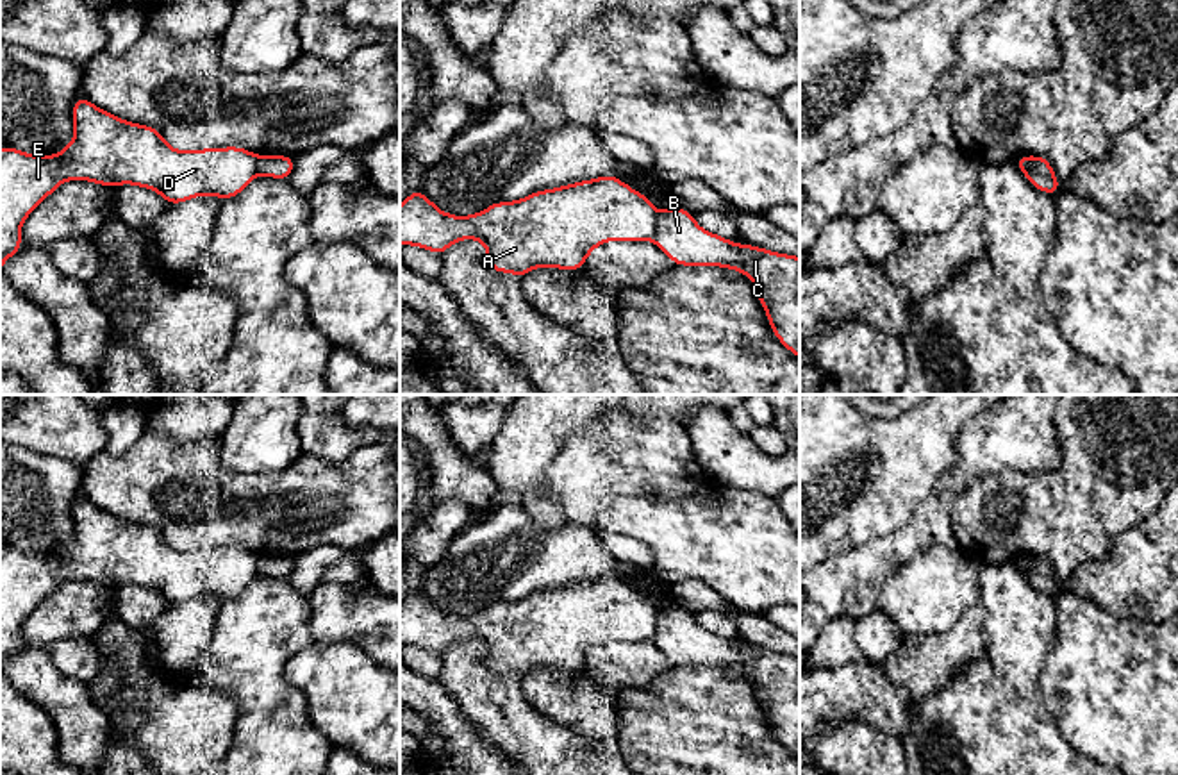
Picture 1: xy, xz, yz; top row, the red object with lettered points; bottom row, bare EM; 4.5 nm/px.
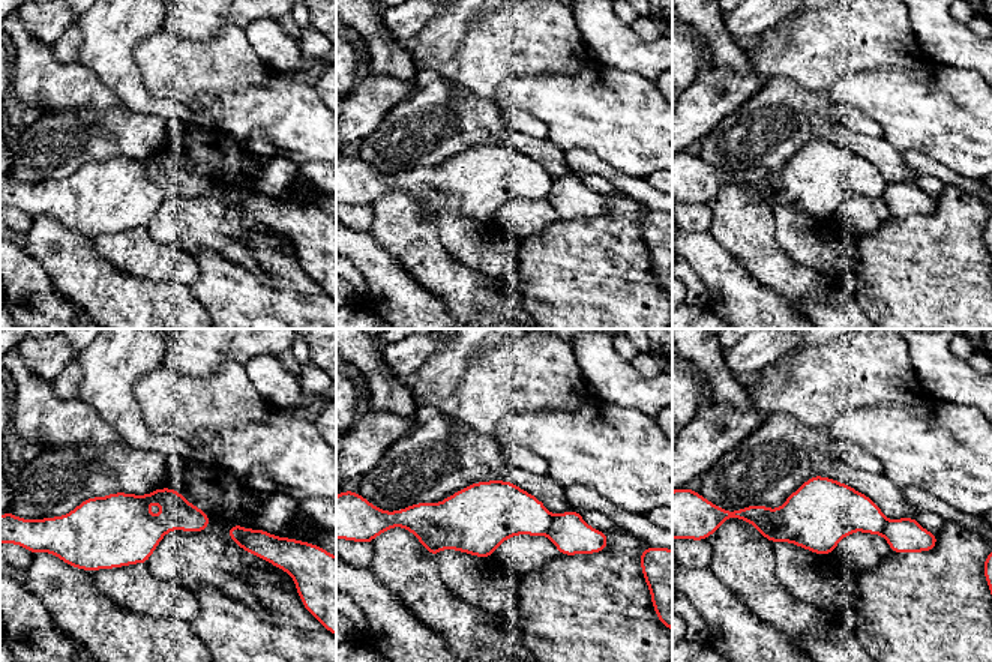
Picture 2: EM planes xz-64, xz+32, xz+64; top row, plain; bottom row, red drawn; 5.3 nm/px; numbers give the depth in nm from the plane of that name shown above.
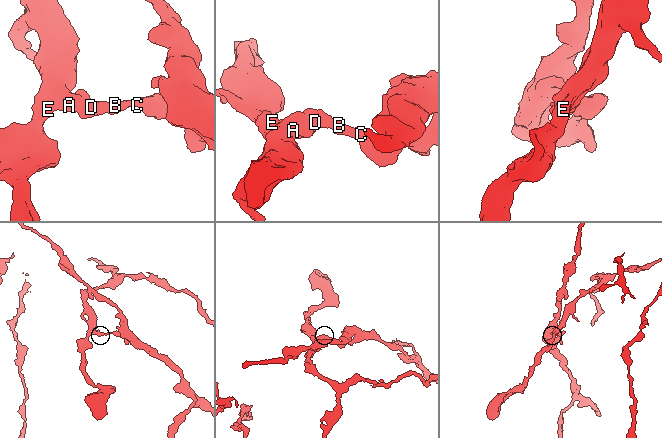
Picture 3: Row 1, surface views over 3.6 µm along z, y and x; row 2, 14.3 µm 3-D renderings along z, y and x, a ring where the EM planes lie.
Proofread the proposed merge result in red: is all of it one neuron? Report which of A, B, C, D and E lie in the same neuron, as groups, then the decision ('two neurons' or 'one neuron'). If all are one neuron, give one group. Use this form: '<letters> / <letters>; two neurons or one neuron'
A D E / B C; two neurons

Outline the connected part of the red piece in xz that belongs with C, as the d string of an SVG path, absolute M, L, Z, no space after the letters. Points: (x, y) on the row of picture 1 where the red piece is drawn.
M676 205L659 212L653 243L675 266L719 266L748 275L775 338L800 359L800 257L771 252L750 243L737 245L732 239L701 229L693 212Z

